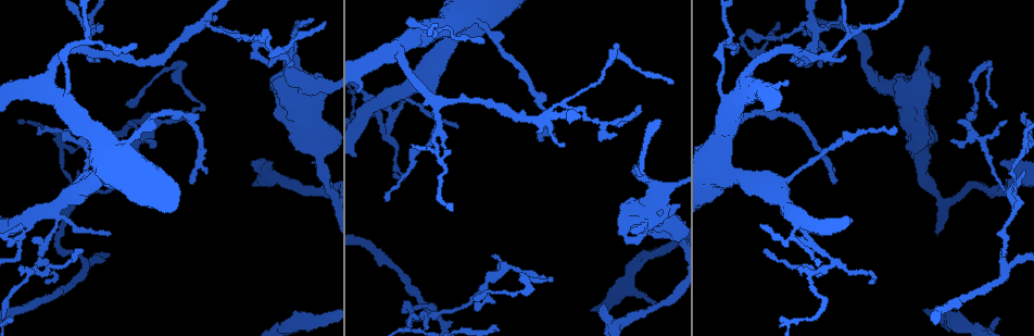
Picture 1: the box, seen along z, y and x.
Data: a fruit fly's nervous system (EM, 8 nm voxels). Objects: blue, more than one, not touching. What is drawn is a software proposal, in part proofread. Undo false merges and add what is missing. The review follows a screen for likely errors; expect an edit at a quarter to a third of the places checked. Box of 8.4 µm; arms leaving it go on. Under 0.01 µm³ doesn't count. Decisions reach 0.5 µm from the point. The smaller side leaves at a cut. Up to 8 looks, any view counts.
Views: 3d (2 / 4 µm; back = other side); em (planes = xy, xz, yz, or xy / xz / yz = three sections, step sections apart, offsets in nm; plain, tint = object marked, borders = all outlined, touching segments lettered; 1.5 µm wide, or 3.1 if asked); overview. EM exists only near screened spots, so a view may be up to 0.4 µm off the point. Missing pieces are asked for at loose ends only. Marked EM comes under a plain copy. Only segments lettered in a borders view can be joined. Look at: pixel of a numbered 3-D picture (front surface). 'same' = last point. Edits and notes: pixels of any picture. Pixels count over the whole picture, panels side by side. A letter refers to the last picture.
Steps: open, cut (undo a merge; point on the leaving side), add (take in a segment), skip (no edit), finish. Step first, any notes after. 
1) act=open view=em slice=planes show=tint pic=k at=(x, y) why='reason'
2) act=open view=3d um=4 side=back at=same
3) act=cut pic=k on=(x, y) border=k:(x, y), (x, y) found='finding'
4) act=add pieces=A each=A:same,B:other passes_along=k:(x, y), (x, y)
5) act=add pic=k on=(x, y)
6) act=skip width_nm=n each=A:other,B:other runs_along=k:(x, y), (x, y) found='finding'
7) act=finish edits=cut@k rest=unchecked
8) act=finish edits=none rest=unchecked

act=open view=3d um=4 pic=1 at=(999, 162)

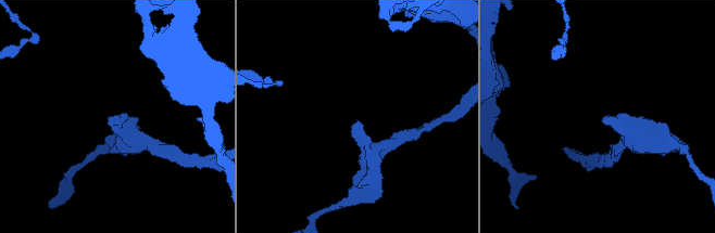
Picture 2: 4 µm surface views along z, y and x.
act=open view=em slice=xy step=4 show=tint pic=2 at=(356, 121) why='need the tissue'

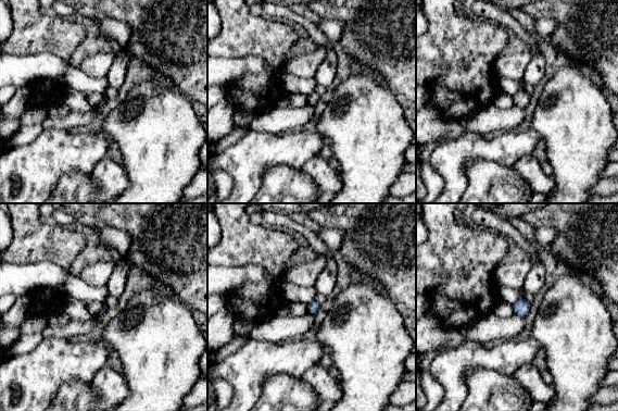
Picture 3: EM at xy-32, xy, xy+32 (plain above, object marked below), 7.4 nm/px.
act=open view=em slice=planes show=borders at=same

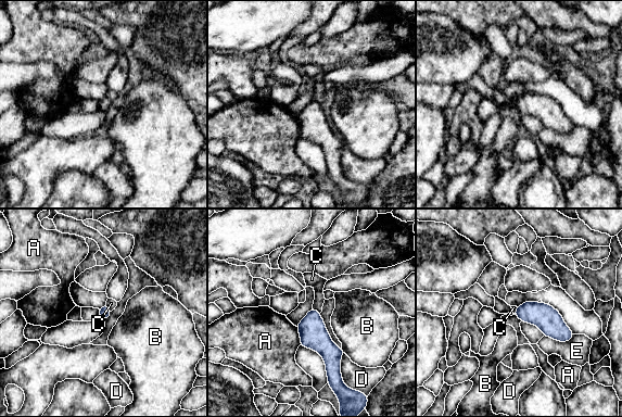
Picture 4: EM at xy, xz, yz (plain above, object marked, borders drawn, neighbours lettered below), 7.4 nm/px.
act=skip longest_contact=E:240nm each=A:other,B:other,C:other,D:other,E:other border=4:(313, 307), (319, 313) found='none of them fits'

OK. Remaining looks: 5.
act=open view=em slice=xz step=8 show=tint pic=1 at=(491, 256) why='an open end'

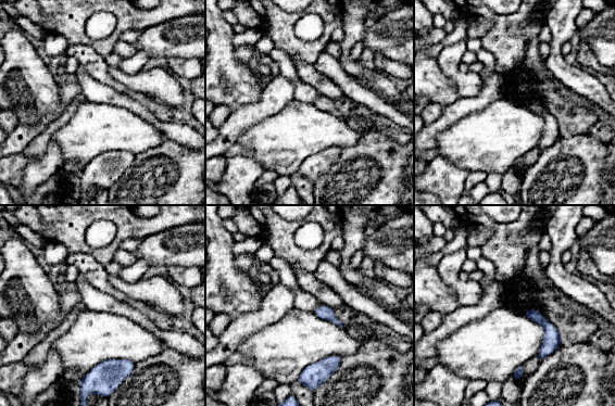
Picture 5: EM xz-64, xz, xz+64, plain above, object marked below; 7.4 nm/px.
act=open view=em slice=xy step=8 show=borders at=same why='cut it another way'

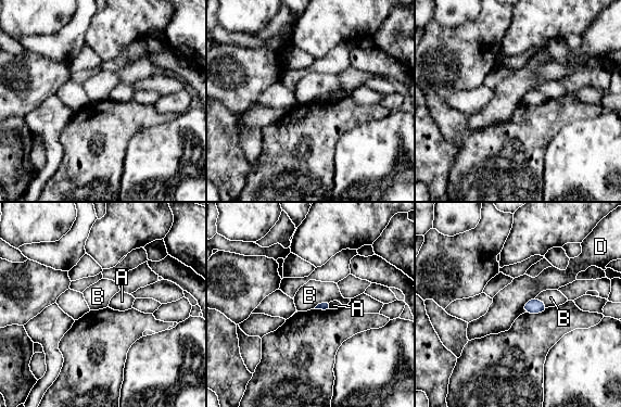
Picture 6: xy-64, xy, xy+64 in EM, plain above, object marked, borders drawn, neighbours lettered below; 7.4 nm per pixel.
act=skip each=A:other,B:other,D:other border=6:(329, 301), (324, 301), (314, 308) found='no lettered segment goes on from it'

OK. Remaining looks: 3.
act=open view=3d um=2 pic=1 at=(818, 20) why='free end'

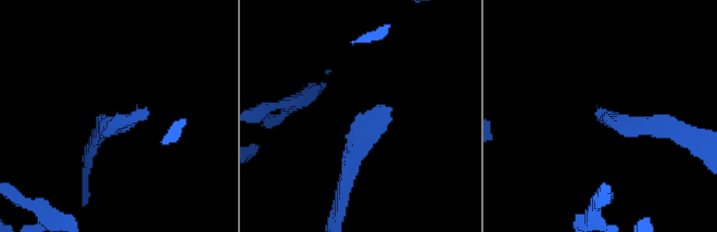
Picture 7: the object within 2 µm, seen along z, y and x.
act=open view=em slice=planes show=borders pic=7 at=(599, 116)

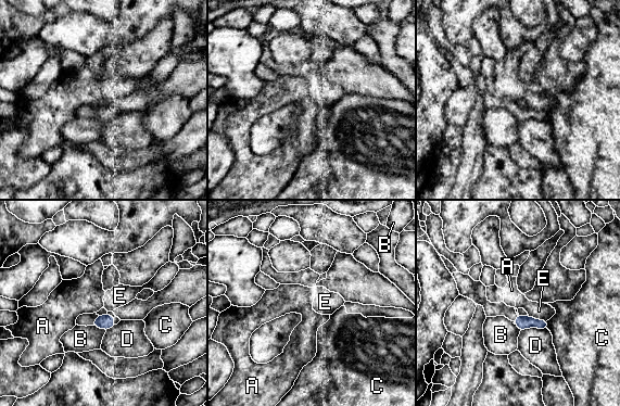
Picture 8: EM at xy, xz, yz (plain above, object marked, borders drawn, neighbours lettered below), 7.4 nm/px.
act=skip width_nm=100 each=A:other,B:other,C:other,D:other,E:other border=8:(92, 325), (105, 330) found='none of them fits'

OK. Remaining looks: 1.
act=finish edits=none rest=unchecked

